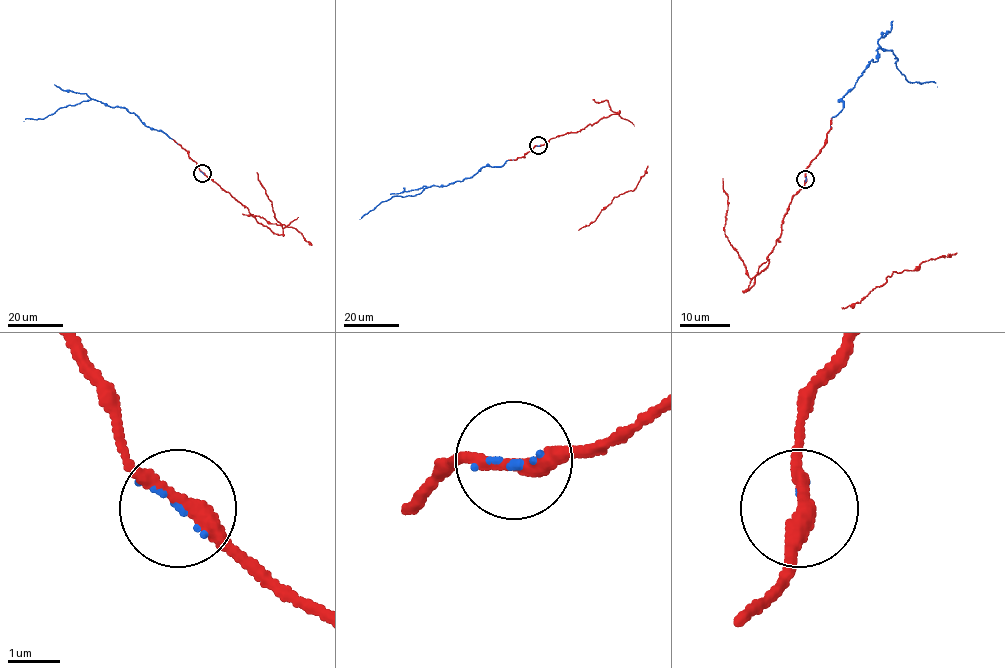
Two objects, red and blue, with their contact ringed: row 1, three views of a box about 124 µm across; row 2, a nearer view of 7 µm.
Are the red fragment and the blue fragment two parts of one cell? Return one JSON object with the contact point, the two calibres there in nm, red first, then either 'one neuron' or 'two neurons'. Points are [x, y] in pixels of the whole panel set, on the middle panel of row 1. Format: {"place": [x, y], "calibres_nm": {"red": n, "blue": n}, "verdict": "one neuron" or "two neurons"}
{"place": [538, 145], "calibres_nm": {"red": 300, "blue": 80}, "verdict": "one neuron"}

